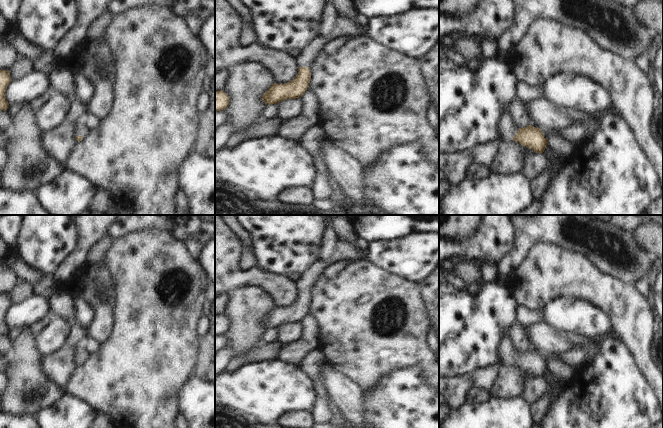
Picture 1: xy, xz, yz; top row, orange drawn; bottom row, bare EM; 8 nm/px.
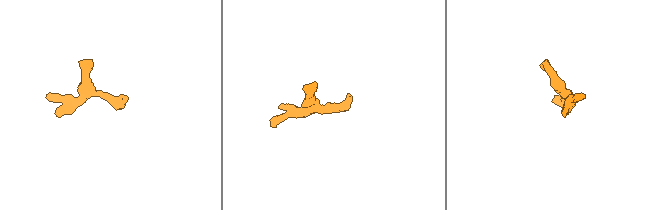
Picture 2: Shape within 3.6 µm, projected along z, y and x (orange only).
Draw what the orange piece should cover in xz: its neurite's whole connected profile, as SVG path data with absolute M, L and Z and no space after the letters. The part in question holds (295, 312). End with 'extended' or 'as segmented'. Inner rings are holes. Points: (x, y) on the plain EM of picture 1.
M338 239L335 250L326 262L318 260L310 267L308 272L302 274L302 277L296 282L299 289L297 300L285 307L274 307L261 321L267 328L278 328L282 324L300 322L309 311L311 296L308 292L314 280L320 276L325 268L340 260L355 261L361 253L350 243Z; extended

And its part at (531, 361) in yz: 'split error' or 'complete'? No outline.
split error

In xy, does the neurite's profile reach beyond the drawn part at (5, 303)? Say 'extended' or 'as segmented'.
as segmented

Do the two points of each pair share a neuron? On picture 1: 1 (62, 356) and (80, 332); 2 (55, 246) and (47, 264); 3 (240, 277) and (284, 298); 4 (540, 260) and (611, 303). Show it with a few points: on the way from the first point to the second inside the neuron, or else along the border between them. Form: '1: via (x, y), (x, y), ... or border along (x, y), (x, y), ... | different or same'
1: via (67, 350), (76, 338) | same
2: via (51, 250), (47, 254), (47, 260) | same
3: via (251, 277), (265, 280), (273, 287) | same
4: via (558, 273), (575, 276), (593, 286) | same

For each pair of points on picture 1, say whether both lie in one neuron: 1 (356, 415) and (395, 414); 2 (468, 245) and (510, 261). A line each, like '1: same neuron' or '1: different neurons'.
1: different neurons
2: different neurons

